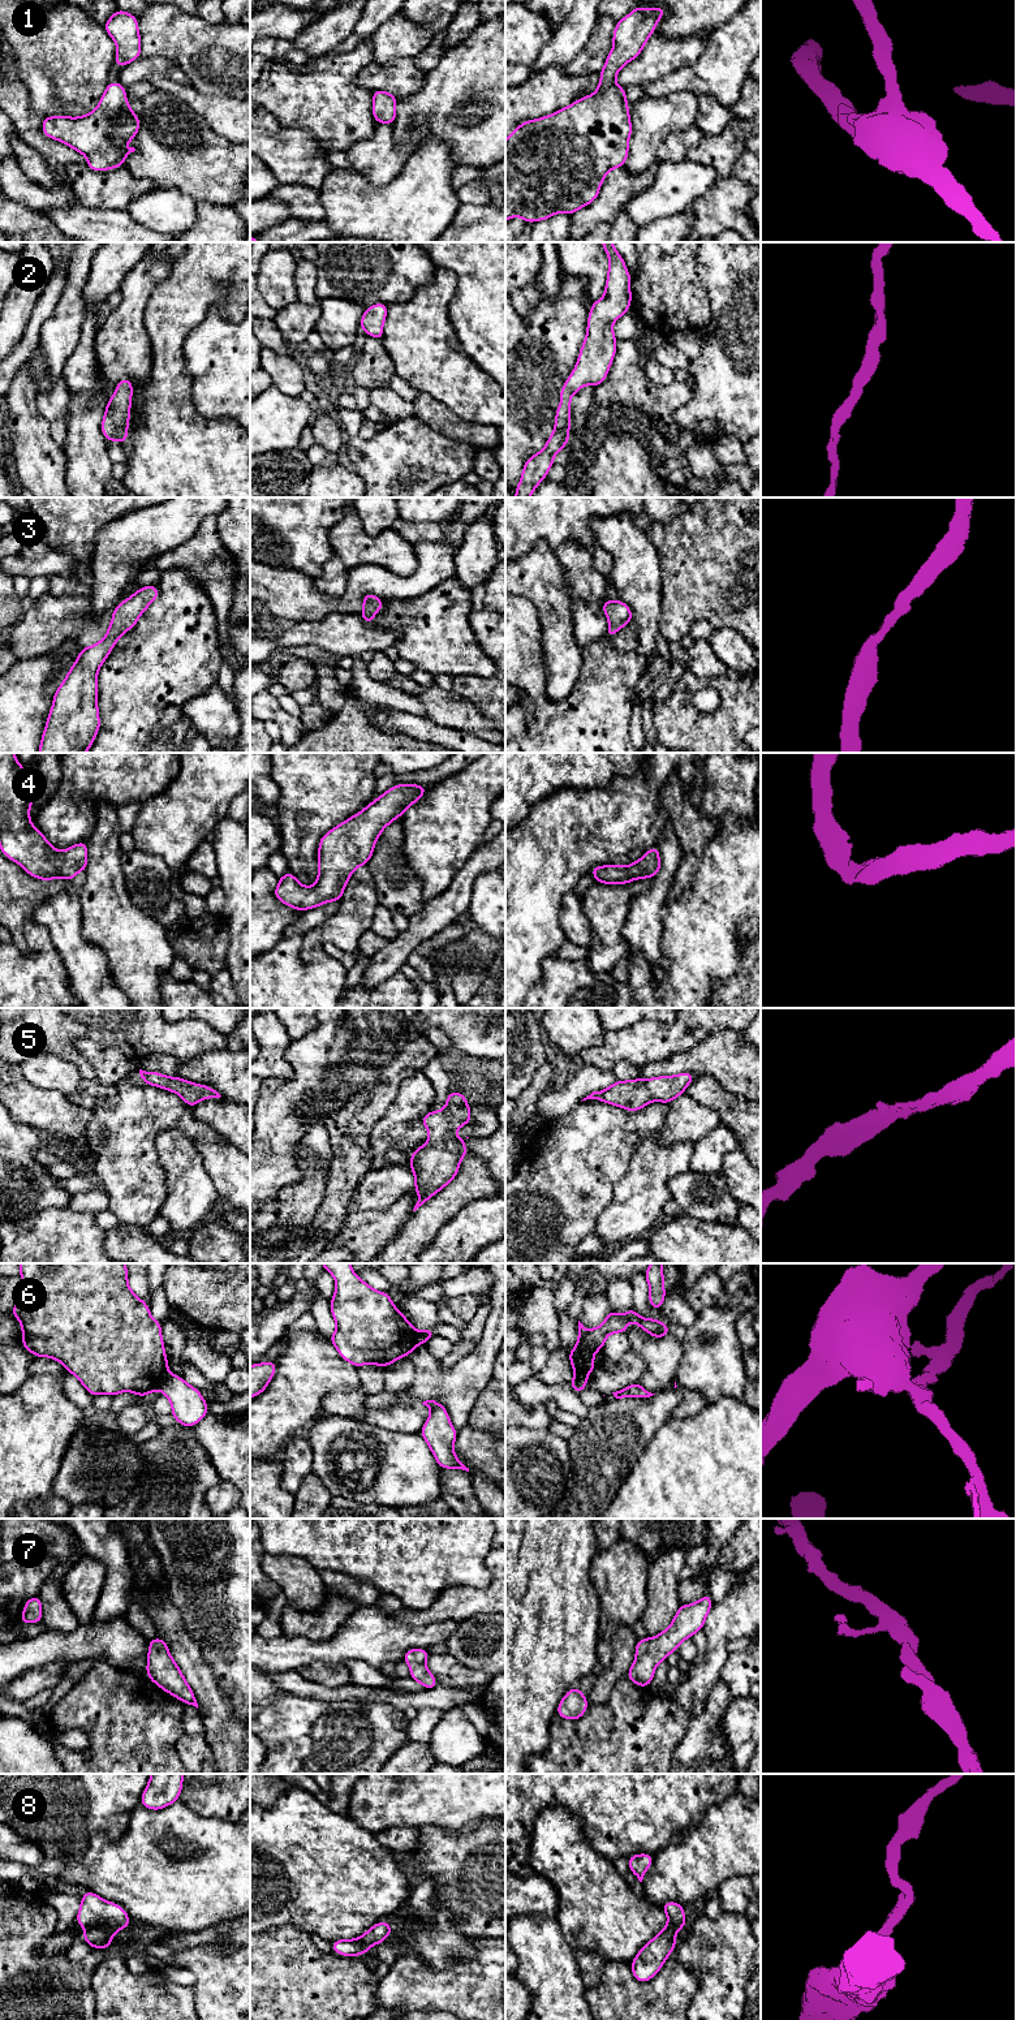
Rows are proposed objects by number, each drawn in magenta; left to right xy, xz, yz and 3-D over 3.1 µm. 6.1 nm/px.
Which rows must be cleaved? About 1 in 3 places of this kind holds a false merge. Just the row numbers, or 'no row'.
6

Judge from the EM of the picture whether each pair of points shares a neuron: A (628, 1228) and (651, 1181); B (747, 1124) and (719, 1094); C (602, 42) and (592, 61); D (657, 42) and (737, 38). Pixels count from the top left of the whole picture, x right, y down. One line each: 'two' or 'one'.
A: one
B: one
C: one
D: two

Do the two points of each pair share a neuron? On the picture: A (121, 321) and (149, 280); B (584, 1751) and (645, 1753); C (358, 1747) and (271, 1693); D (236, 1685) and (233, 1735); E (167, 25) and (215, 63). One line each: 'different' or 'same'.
A: same
B: same
C: different
D: different
E: same

